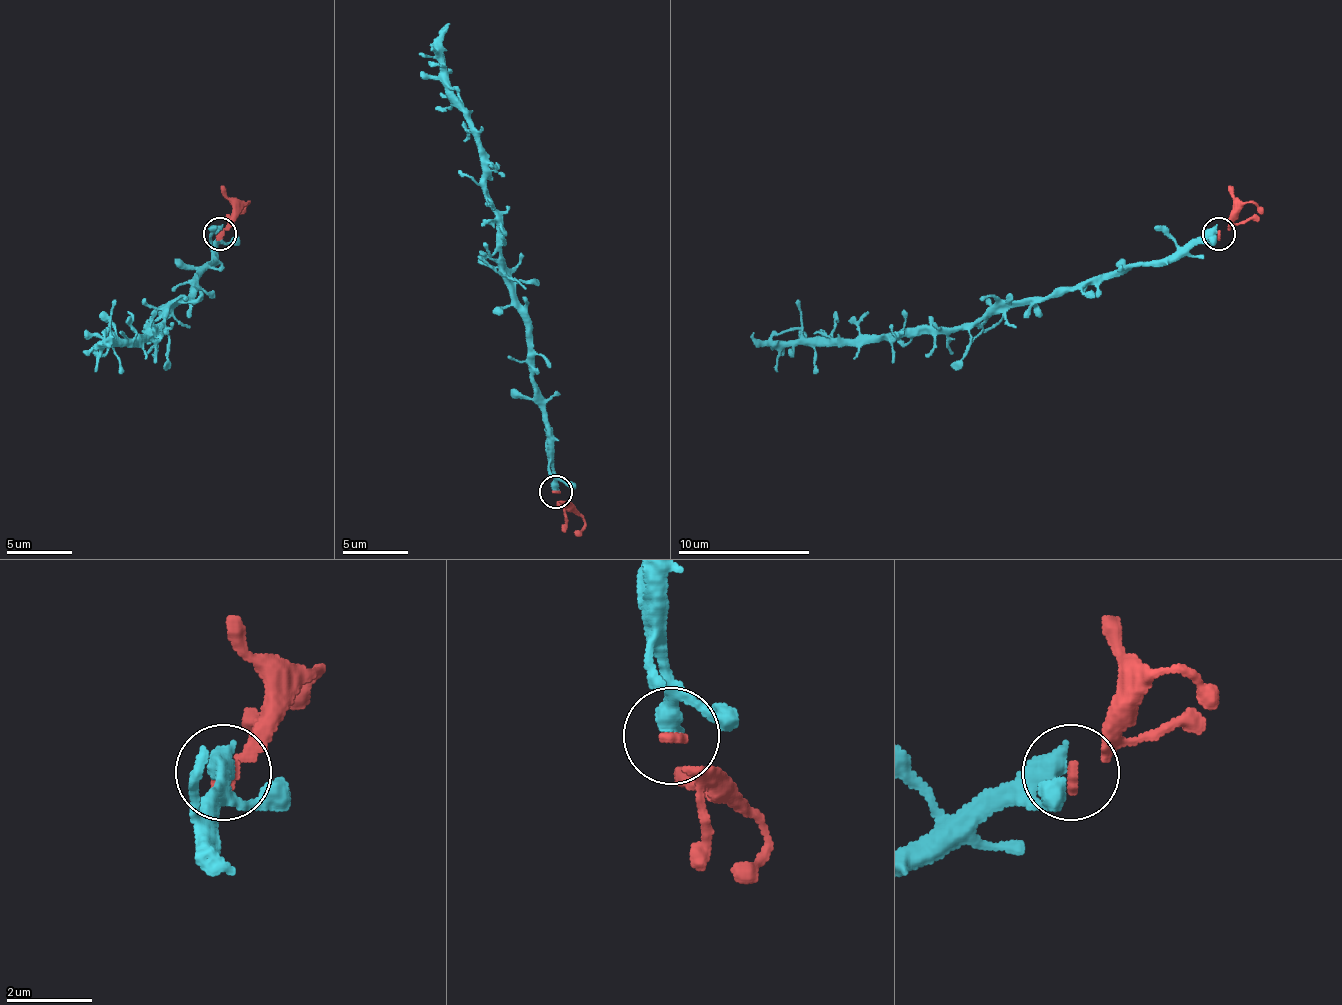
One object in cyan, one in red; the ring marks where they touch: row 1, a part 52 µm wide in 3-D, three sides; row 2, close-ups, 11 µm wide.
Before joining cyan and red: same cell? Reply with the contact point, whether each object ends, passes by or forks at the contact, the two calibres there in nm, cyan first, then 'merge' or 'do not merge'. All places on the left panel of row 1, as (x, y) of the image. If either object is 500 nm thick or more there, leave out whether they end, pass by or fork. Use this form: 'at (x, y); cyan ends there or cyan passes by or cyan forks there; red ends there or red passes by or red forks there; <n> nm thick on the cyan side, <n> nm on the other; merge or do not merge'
at (219, 233); 550 nm thick on the cyan side, 280 nm on the other; do not merge

